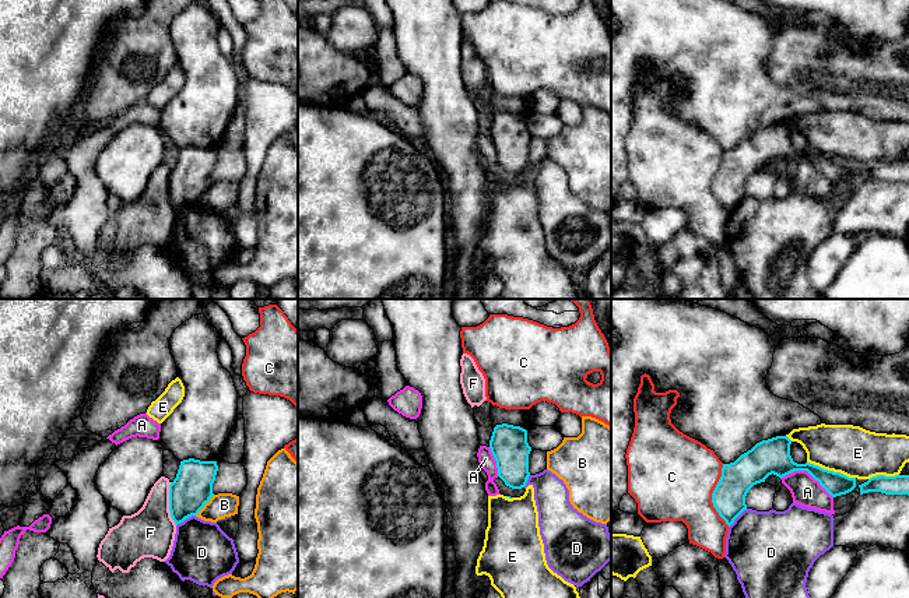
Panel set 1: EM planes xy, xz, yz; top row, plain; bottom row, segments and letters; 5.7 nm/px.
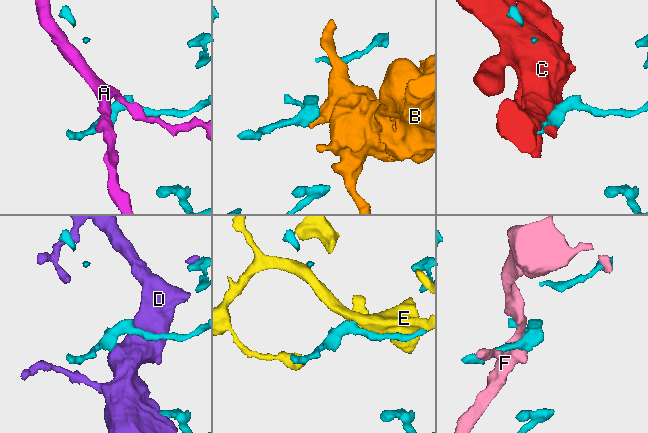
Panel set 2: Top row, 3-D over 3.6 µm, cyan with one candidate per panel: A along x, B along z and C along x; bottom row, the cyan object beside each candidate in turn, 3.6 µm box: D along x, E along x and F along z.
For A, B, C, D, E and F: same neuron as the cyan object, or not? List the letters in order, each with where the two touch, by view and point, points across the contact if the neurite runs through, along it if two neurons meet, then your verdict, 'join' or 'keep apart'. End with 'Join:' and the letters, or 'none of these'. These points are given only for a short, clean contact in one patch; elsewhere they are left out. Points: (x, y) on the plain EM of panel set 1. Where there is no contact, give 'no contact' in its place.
A: yz (807, 158) | keep apart
B: xy (203, 193) | along xy (214, 182), (196, 203) | keep apart
C: yz (712, 182) | keep apart
D: yz (737, 203) | keep apart
E: yz (831, 158) | keep apart
F: xy (169, 190) | keep apart
Join: none of these

